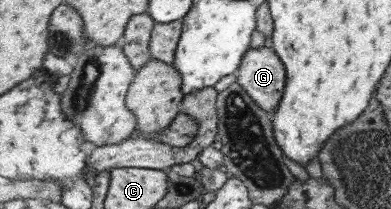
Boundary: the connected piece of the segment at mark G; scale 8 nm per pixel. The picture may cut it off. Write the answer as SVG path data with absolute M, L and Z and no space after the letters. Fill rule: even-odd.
M263 46L249 49L242 58L237 83L264 111L272 114L284 94L286 77L281 59L274 50Z

